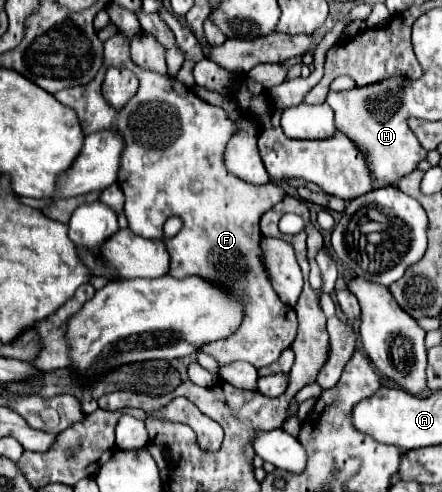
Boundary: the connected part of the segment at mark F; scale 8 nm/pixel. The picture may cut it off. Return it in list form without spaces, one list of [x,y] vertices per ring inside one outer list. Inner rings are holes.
[[[120,32],[104,44],[104,64],[90,84],[68,88],[54,96],[74,108],[84,136],[104,128],[124,138],[118,184],[126,196],[124,212],[128,226],[138,236],[166,244],[170,254],[168,274],[174,278],[200,276],[222,286],[242,302],[244,320],[240,328],[224,340],[204,344],[202,352],[214,356],[218,364],[236,360],[250,362],[256,368],[272,364],[296,340],[298,320],[294,308],[278,298],[266,274],[260,218],[286,192],[276,182],[252,186],[226,172],[224,148],[236,128],[226,112],[200,100],[176,78],[164,78],[138,68],[130,60],[126,38]],[[112,66],[128,68],[140,80],[136,96],[122,110],[114,110],[100,92],[104,72]],[[170,216],[180,216],[184,222],[174,238],[164,236],[164,222]]]

